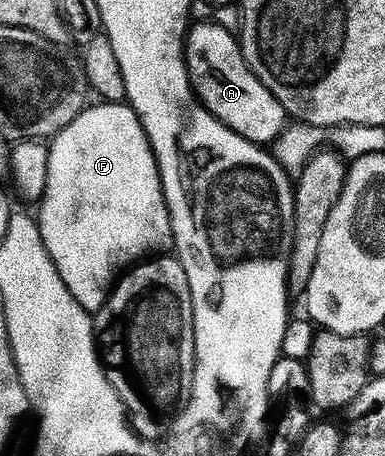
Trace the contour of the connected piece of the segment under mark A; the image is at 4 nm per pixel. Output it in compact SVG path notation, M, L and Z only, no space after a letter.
M216 20L194 21L185 36L185 63L189 83L197 101L211 112L227 128L231 128L248 142L258 145L276 143L287 128L287 115L283 104L271 96L271 92L251 72L241 52L238 35L228 26Z

